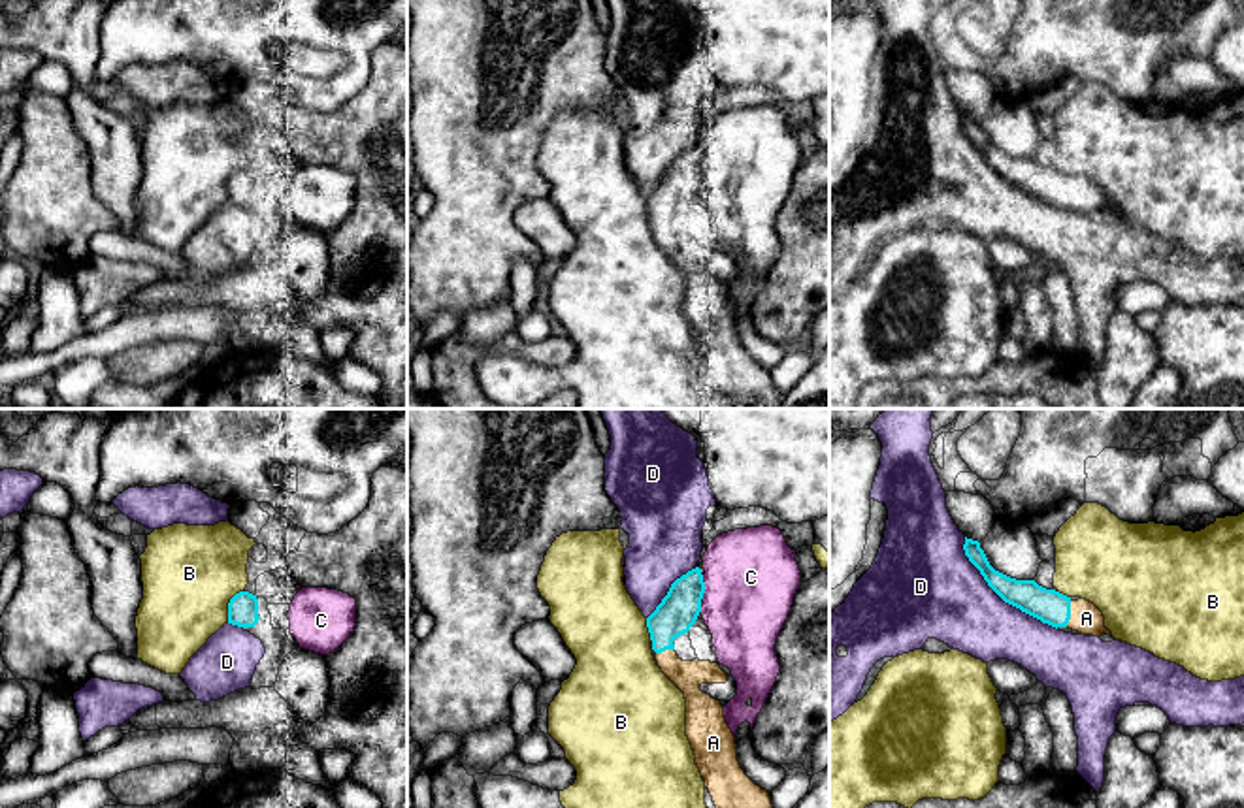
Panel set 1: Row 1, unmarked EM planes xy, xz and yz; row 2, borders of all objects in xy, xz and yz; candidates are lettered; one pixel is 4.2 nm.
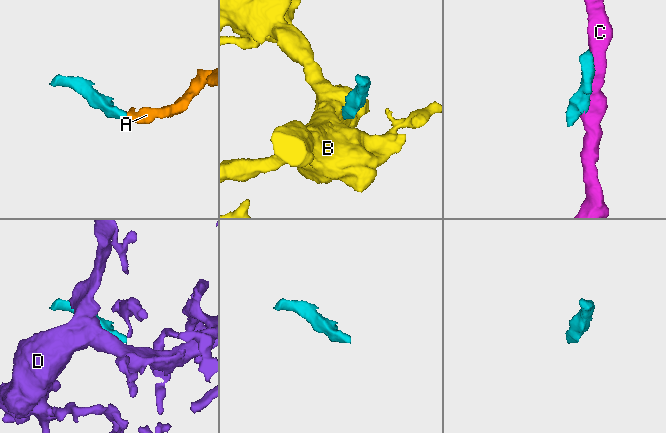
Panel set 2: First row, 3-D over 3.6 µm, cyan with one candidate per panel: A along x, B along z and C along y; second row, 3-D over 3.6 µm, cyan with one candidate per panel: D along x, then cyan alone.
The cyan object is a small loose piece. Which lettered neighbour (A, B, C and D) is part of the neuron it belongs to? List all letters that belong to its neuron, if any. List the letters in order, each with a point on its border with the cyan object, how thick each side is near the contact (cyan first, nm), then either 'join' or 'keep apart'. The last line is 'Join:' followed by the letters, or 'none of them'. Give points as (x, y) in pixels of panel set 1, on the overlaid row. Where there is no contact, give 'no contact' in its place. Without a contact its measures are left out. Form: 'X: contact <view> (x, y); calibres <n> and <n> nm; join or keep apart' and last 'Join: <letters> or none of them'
A: contact yz (1069, 614); calibres 150 and 140 nm; join
B: contact xy (229, 605); calibres 130 and 400 nm; keep apart
C: contact xz (703, 586); calibres 170 and 400 nm; keep apart
D: contact yz (999, 596); calibres 150 and 380 nm; keep apart
Join: A

